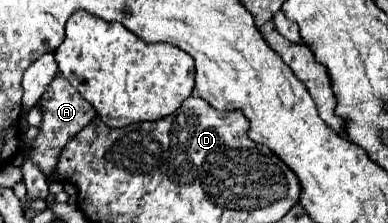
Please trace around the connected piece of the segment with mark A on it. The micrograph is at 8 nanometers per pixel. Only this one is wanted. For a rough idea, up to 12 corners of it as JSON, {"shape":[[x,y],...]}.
{"shape":[[58,74],[42,96],[32,160],[50,178],[96,110]]}

